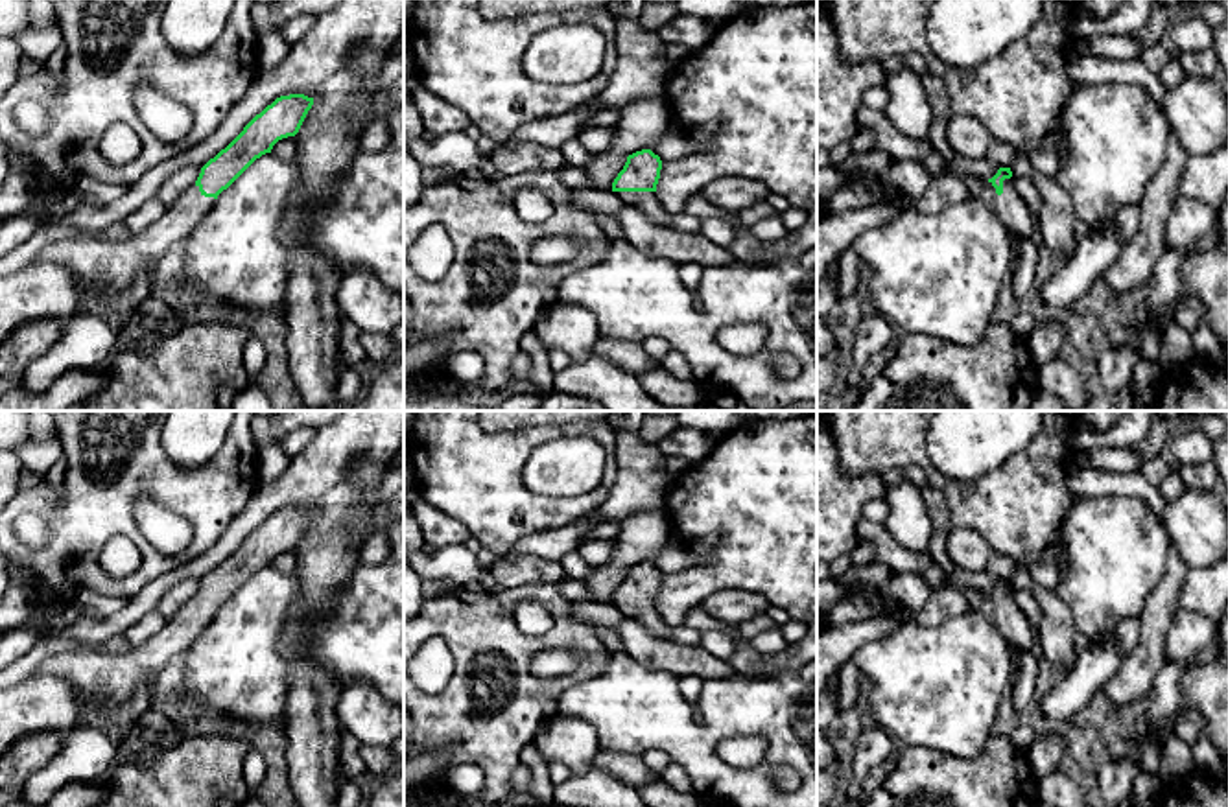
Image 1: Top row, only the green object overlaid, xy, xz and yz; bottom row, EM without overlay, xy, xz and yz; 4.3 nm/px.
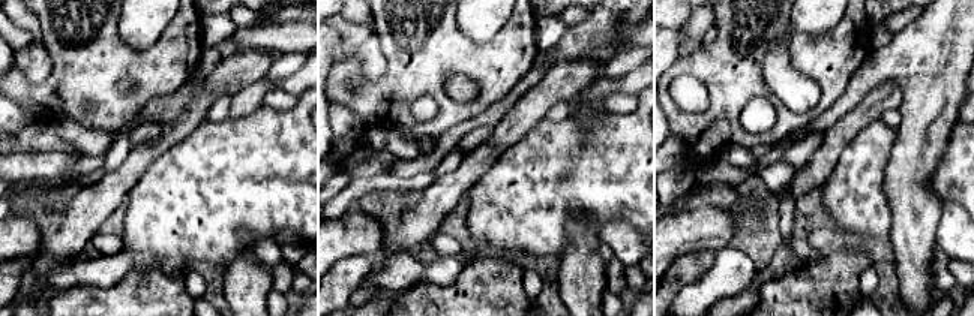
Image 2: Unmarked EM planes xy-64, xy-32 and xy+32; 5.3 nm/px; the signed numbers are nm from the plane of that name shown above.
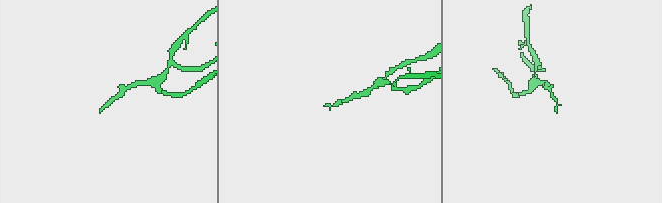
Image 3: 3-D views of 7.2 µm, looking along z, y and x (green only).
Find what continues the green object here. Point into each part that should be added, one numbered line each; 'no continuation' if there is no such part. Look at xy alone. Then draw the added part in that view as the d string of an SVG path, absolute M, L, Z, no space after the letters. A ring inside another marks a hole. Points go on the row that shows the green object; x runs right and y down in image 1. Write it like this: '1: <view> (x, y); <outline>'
1: xy (89, 258); M190 186L164 216L138 234L131 234L122 241L101 241L94 238L59 240L39 252L37 262L57 263L72 271L83 289L83 298L90 280L101 276L111 280L109 293L114 295L131 284L138 269L146 269L151 262L159 262L170 247L183 243L188 234L203 221L214 205L214 197L205 197L199 186Z

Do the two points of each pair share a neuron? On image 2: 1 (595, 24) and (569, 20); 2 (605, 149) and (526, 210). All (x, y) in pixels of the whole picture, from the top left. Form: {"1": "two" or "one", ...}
{"1": "two", "2": "one"}

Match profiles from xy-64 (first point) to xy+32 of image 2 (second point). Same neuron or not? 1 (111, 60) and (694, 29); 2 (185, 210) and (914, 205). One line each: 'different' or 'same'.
1: different
2: different

